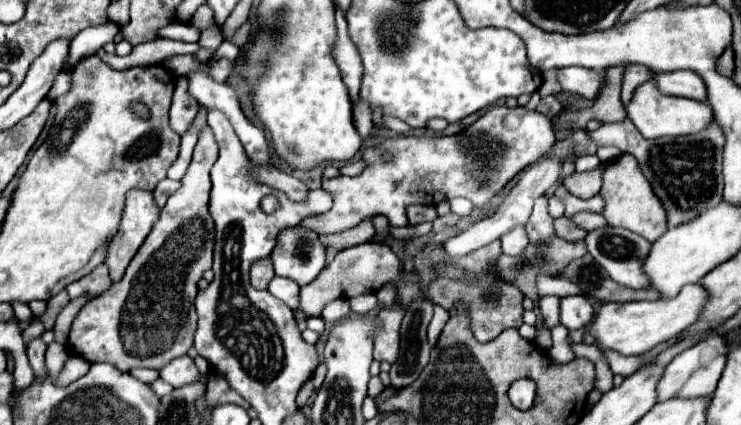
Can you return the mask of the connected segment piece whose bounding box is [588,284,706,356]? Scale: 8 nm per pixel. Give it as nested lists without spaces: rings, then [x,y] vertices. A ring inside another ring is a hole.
[[[690,284],[680,290],[680,294],[672,300],[640,300],[626,304],[602,304],[594,314],[594,320],[588,326],[588,334],[594,338],[594,344],[600,352],[614,350],[622,356],[638,356],[652,350],[656,344],[662,344],[682,330],[686,330],[700,314],[706,302],[706,292],[700,284]]]

